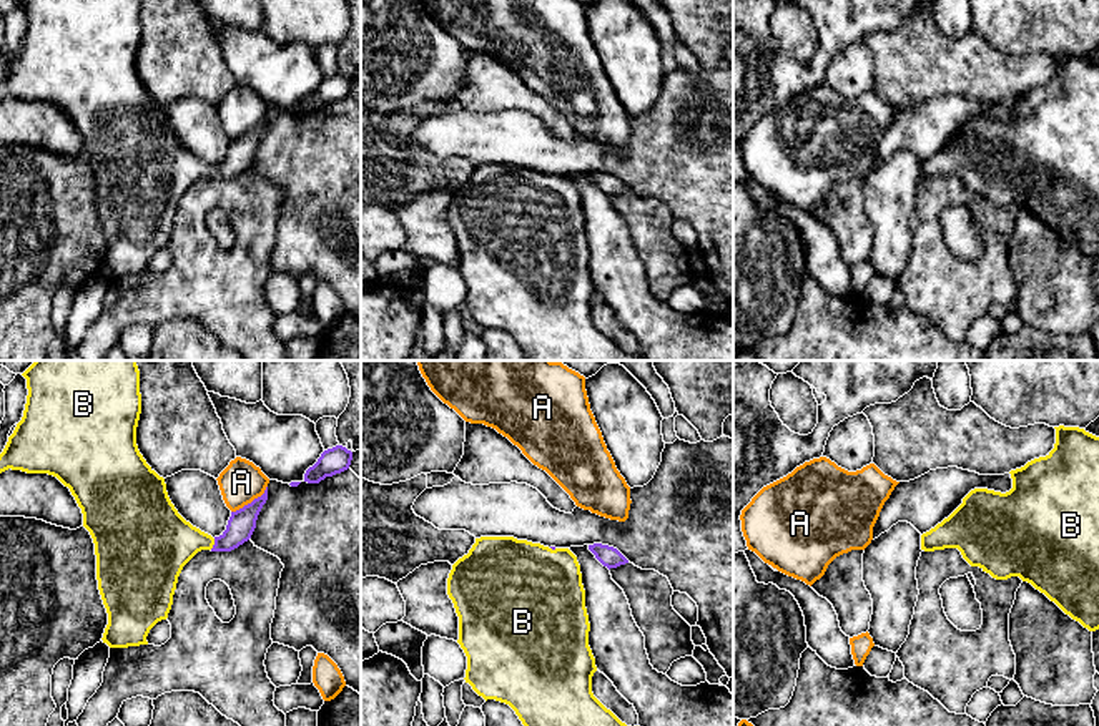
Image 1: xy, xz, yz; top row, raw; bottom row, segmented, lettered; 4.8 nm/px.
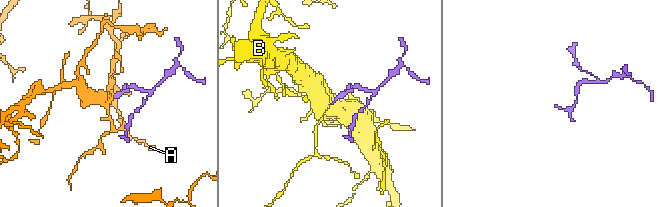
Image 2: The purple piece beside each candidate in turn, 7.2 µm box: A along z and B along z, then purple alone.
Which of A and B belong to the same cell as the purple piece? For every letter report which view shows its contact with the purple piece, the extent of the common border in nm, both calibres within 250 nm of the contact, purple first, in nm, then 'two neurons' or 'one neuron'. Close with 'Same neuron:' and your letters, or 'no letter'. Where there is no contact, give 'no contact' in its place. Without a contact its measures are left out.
A: contact in xy; length 220 nm; calibres 140 and 200 nm; two neurons
B: contact in xy; length 60 nm; calibres 140 and 300 nm; one neuron
Same neuron: B

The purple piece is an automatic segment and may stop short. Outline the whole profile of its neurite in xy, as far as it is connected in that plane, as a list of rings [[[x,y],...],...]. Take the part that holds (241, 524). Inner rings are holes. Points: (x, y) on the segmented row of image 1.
[[[35,361],[22,375],[27,379],[27,404],[22,420],[0,454],[0,473],[8,468],[48,473],[70,488],[81,508],[83,527],[95,543],[98,590],[108,613],[101,640],[110,648],[148,645],[150,630],[168,618],[183,567],[201,550],[231,552],[248,542],[268,500],[268,487],[261,497],[231,512],[226,530],[213,538],[178,513],[168,497],[165,478],[138,450],[141,394],[136,361]]]

